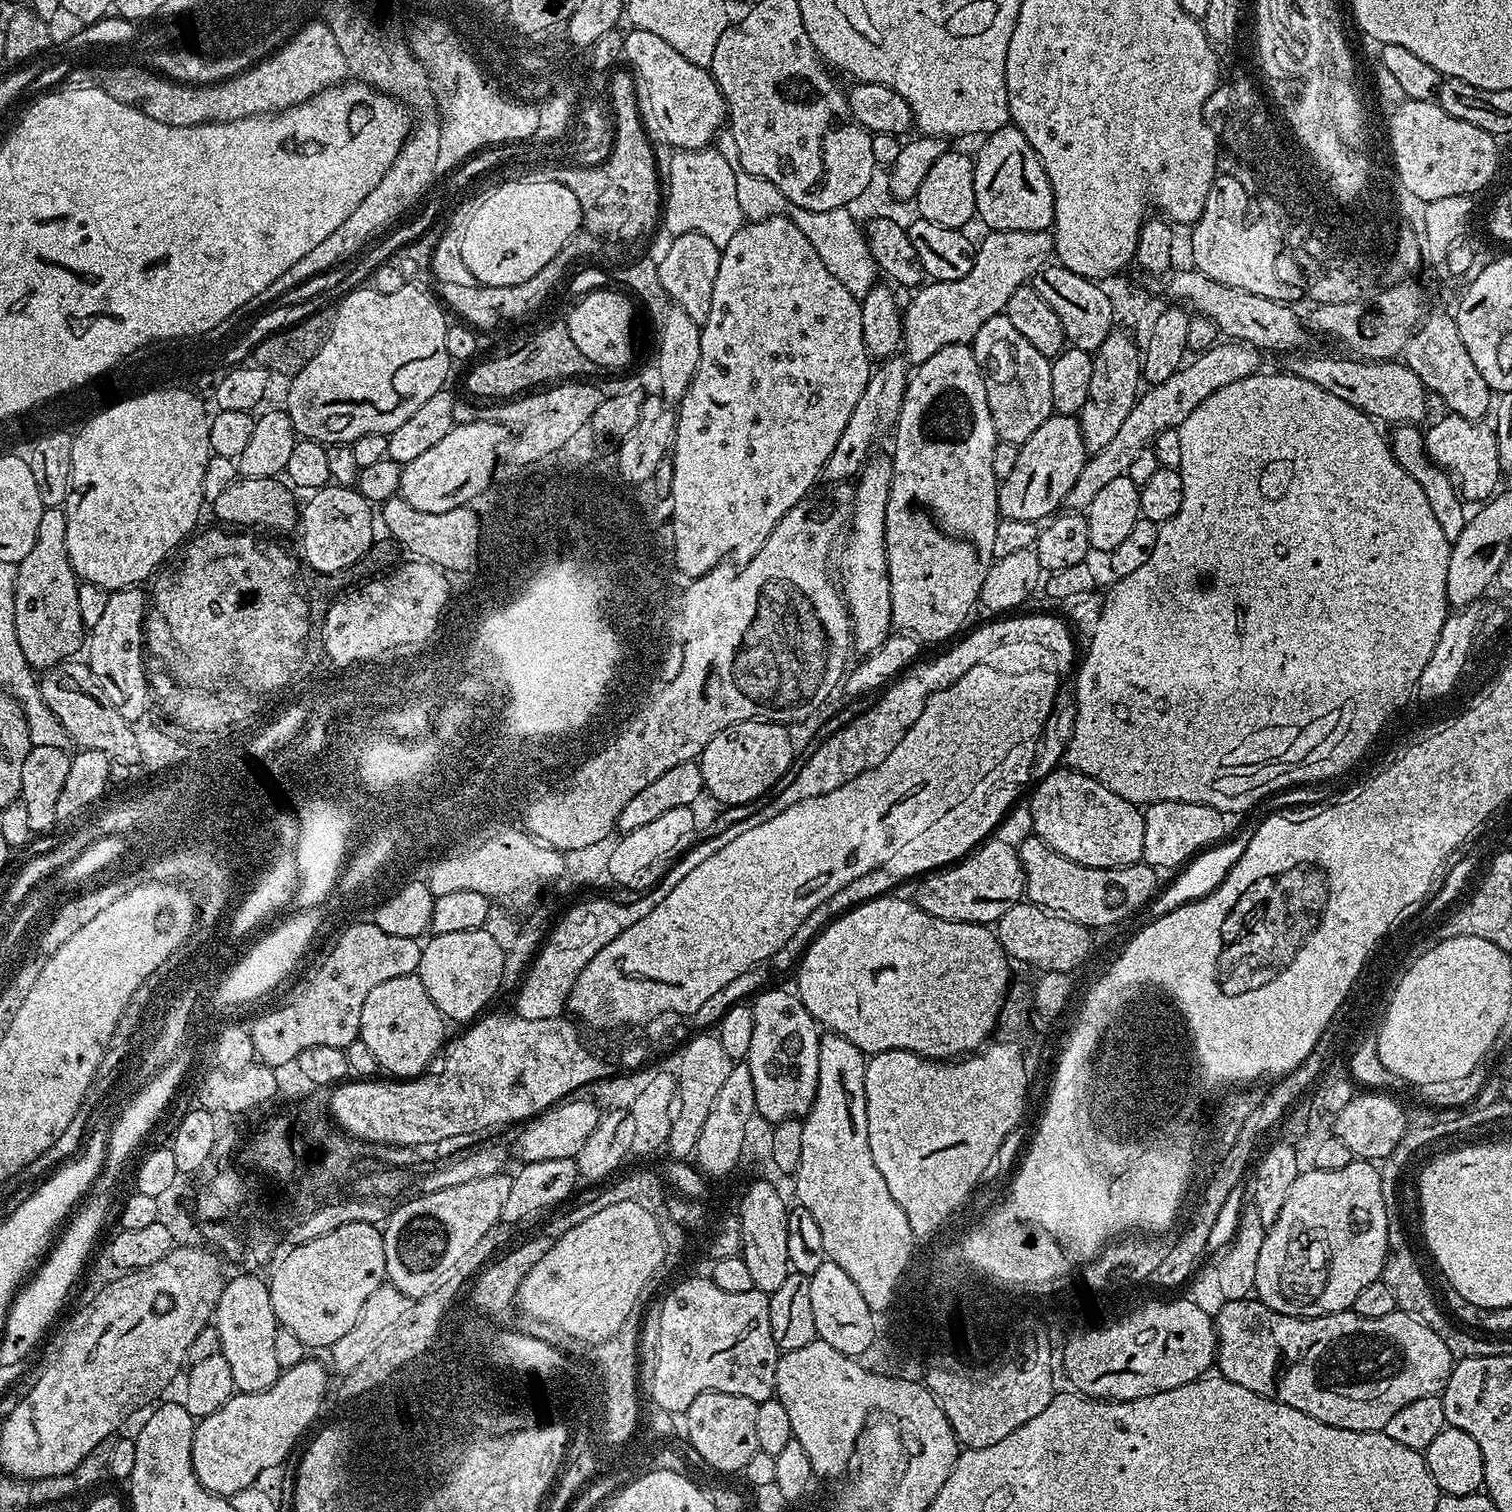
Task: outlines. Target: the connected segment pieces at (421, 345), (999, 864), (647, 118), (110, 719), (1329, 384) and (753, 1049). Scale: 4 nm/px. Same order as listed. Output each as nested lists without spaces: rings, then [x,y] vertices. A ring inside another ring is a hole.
[[[360,286],[355,290],[349,291],[340,305],[335,305],[336,317],[333,320],[329,336],[317,354],[314,355],[314,358],[311,358],[310,362],[306,363],[305,368],[301,372],[291,377],[289,383],[292,385],[288,388],[286,411],[297,437],[313,440],[327,446],[329,444],[352,445],[354,441],[366,434],[387,436],[389,432],[398,430],[398,426],[402,426],[402,422],[406,422],[406,418],[411,418],[414,410],[418,410],[418,406],[423,406],[432,395],[438,394],[447,385],[444,383],[448,380],[448,367],[453,367],[454,364],[454,361],[448,357],[448,351],[446,350],[446,330],[448,329],[449,321],[447,319],[444,320],[446,312],[442,307],[441,301],[433,293],[432,297],[430,293],[423,292],[418,287],[420,286],[406,286],[402,290],[396,291],[395,294],[378,294],[378,290],[374,290],[371,286]]]
[[[989,838],[973,848],[976,849],[961,864],[945,872],[932,872],[917,886],[914,902],[926,910],[926,914],[954,922],[992,926],[1002,918],[1002,914],[1006,914],[1006,910],[1010,910],[1010,906],[1021,903],[1024,871],[1019,851],[995,838]]]
[[[641,28],[623,33],[622,56],[625,61],[628,59],[627,67],[636,81],[640,119],[646,122],[655,139],[673,144],[672,148],[676,150],[707,149],[713,143],[711,140],[715,138],[716,131],[726,124],[724,95],[711,71],[682,58],[670,42]]]
[[[72,658],[67,662],[61,662],[55,668],[49,668],[39,677],[40,693],[54,710],[54,718],[62,722],[69,741],[77,749],[93,748],[102,754],[106,754],[113,761],[123,761],[125,764],[135,765],[135,760],[142,756],[142,749],[135,740],[135,727],[130,726],[118,710],[106,698],[106,694],[96,684],[92,672],[87,663]]]
[[[1296,352],[1283,357],[1283,371],[1287,375],[1310,381],[1321,386],[1335,397],[1350,402],[1368,416],[1383,422],[1419,423],[1426,412],[1428,391],[1420,378],[1402,362],[1397,361],[1362,361],[1358,358],[1332,358]]]
[[[765,987],[755,993],[751,1001],[754,1014],[754,1038],[750,1038],[750,1050],[746,1061],[754,1082],[756,1111],[771,1122],[803,1118],[808,1115],[816,1097],[818,1086],[818,1025],[804,1008],[795,991]]]

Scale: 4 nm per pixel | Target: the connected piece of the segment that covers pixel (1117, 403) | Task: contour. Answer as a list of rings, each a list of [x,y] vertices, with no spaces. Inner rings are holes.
[[[1114,330],[1093,355],[1090,394],[1086,394],[1086,406],[1082,406],[1078,413],[1080,437],[1084,440],[1084,447],[1089,453],[1102,450],[1102,446],[1108,445],[1114,439],[1114,434],[1118,434],[1122,421],[1136,405],[1141,388],[1141,349],[1127,331]]]

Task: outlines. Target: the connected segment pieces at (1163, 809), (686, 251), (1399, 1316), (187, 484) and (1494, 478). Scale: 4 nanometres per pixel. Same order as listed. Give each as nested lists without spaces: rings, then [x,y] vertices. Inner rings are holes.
[[[1159,800],[1143,809],[1146,831],[1142,833],[1143,863],[1151,868],[1179,869],[1188,864],[1197,853],[1217,845],[1225,839],[1225,813],[1198,802],[1170,802]]]
[[[684,233],[668,240],[664,257],[658,260],[658,281],[665,294],[675,307],[686,312],[687,317],[696,324],[703,325],[710,318],[710,302],[714,298],[714,278],[718,278],[718,262],[721,248],[714,246],[706,235]]]
[[[1258,1298],[1224,1300],[1221,1305],[1220,1313],[1215,1313],[1214,1316],[1216,1326],[1214,1364],[1219,1375],[1226,1377],[1230,1382],[1238,1382],[1238,1386],[1246,1386],[1246,1390],[1254,1390],[1254,1394],[1277,1400],[1286,1406],[1294,1406],[1294,1410],[1302,1410],[1302,1414],[1310,1414],[1310,1418],[1318,1418],[1318,1422],[1326,1422],[1326,1426],[1334,1426],[1342,1430],[1358,1430],[1359,1432],[1383,1432],[1386,1422],[1390,1422],[1390,1418],[1394,1418],[1394,1414],[1398,1414],[1398,1410],[1410,1406],[1410,1402],[1418,1402],[1418,1398],[1443,1393],[1444,1383],[1448,1381],[1452,1373],[1454,1358],[1450,1354],[1446,1342],[1442,1342],[1442,1338],[1438,1338],[1438,1334],[1434,1334],[1434,1330],[1430,1330],[1430,1326],[1426,1326],[1410,1312],[1397,1310],[1386,1314],[1386,1318],[1362,1318],[1357,1312],[1349,1310],[1335,1312],[1329,1316],[1301,1318],[1278,1314],[1266,1307]]]
[[[162,392],[144,396],[143,399],[132,400],[132,403],[122,404],[119,408],[113,408],[107,415],[94,420],[84,430],[83,435],[80,435],[76,449],[72,451],[72,486],[68,490],[68,499],[64,501],[62,507],[66,514],[66,550],[72,563],[72,569],[83,583],[93,584],[105,590],[143,585],[143,580],[148,575],[151,577],[169,559],[170,553],[179,549],[185,537],[197,527],[197,525],[195,526],[196,515],[200,512],[200,504],[205,503],[203,496],[204,468],[212,451],[208,441],[210,419],[208,411],[209,409],[203,404],[197,404],[192,396],[180,392]]]
[[[1451,411],[1445,415],[1424,432],[1428,456],[1448,473],[1465,501],[1487,502],[1496,496],[1502,479],[1495,427],[1491,423],[1486,424],[1483,419],[1471,420]]]

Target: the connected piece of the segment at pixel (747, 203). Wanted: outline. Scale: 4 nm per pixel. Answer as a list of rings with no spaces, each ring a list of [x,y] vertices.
[[[739,170],[734,174],[735,185],[738,192],[738,203],[741,207],[741,214],[745,221],[765,220],[775,216],[787,215],[793,220],[810,238],[814,250],[826,262],[826,270],[838,278],[857,298],[863,298],[870,291],[873,284],[878,280],[878,269],[872,260],[870,246],[868,245],[865,233],[856,225],[856,220],[851,216],[848,208],[835,208],[834,210],[806,210],[788,203],[788,199],[774,186],[774,182],[766,182],[766,178],[758,178],[754,174],[746,174]]]

